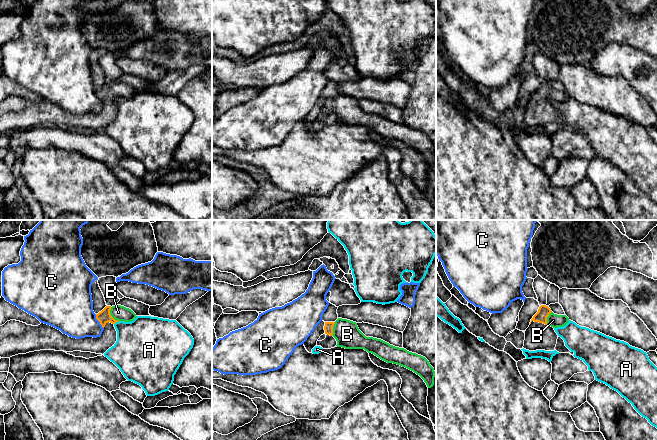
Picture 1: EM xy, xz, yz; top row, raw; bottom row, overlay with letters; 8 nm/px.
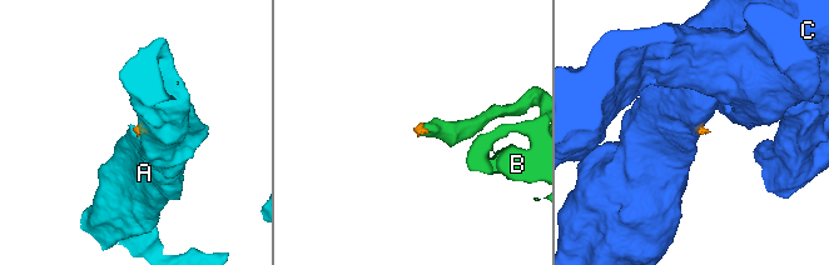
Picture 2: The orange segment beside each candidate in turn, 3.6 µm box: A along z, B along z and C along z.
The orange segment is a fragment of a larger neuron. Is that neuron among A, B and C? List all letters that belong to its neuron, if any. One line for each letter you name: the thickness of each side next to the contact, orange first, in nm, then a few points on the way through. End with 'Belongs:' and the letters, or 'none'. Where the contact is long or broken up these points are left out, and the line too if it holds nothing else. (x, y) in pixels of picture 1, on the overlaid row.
B: 100 nm thick on the orange side, 120 nm on the other
Belongs: B

